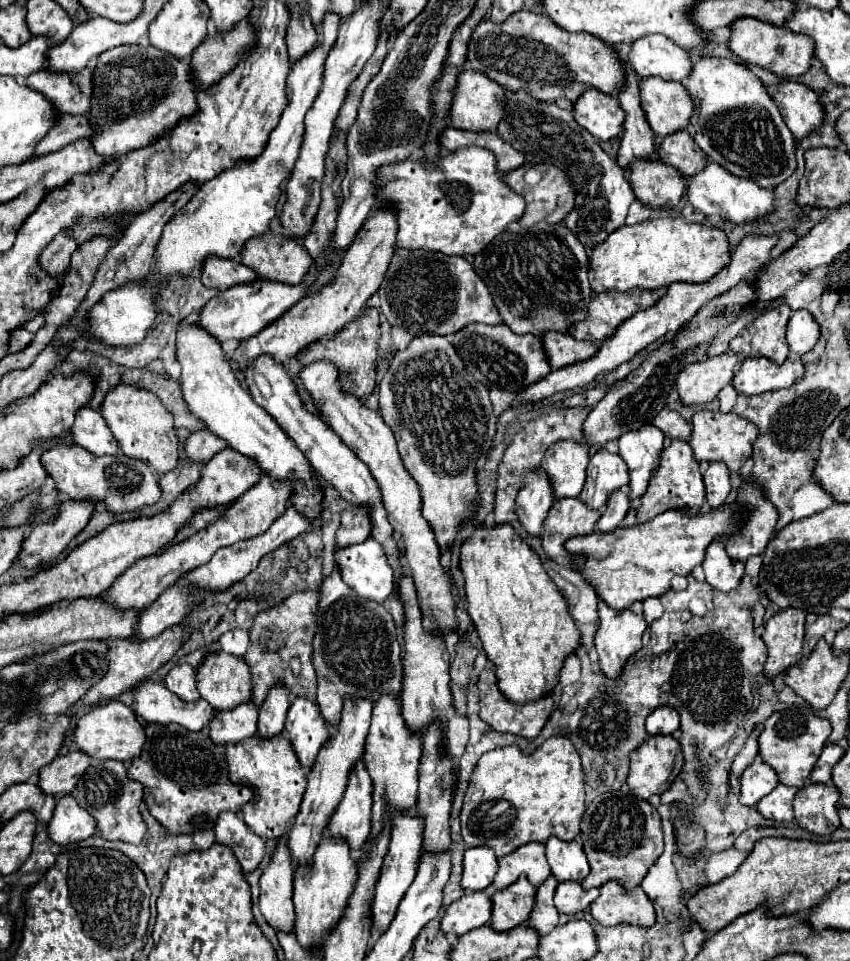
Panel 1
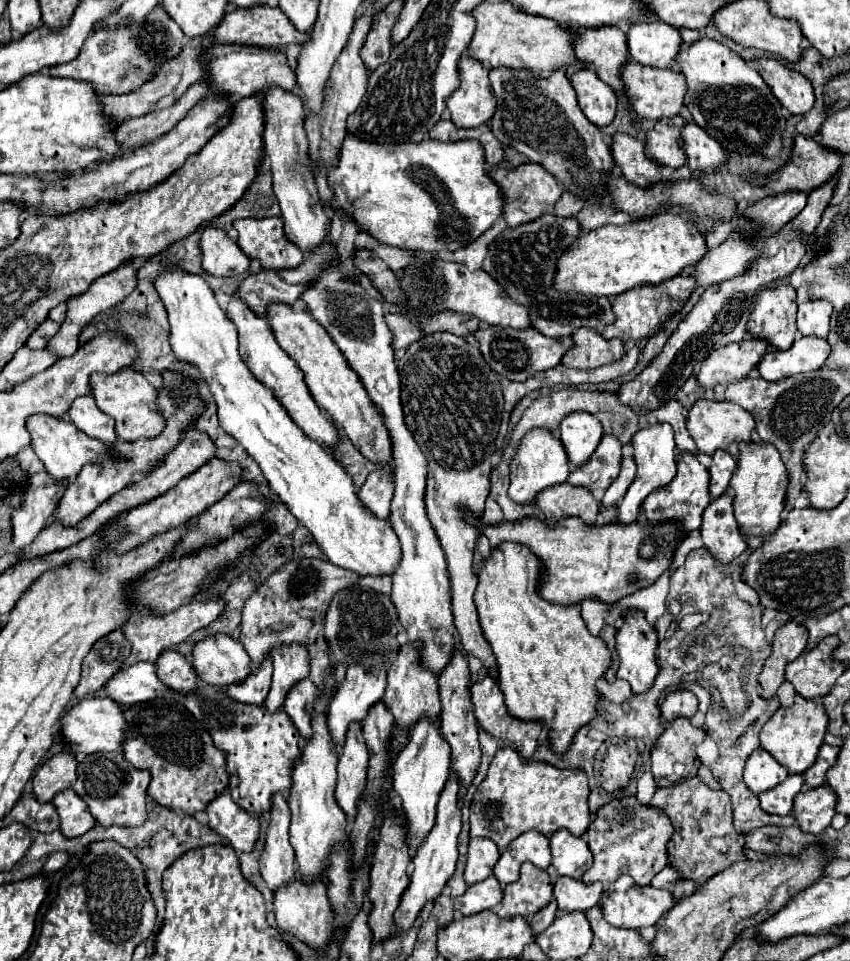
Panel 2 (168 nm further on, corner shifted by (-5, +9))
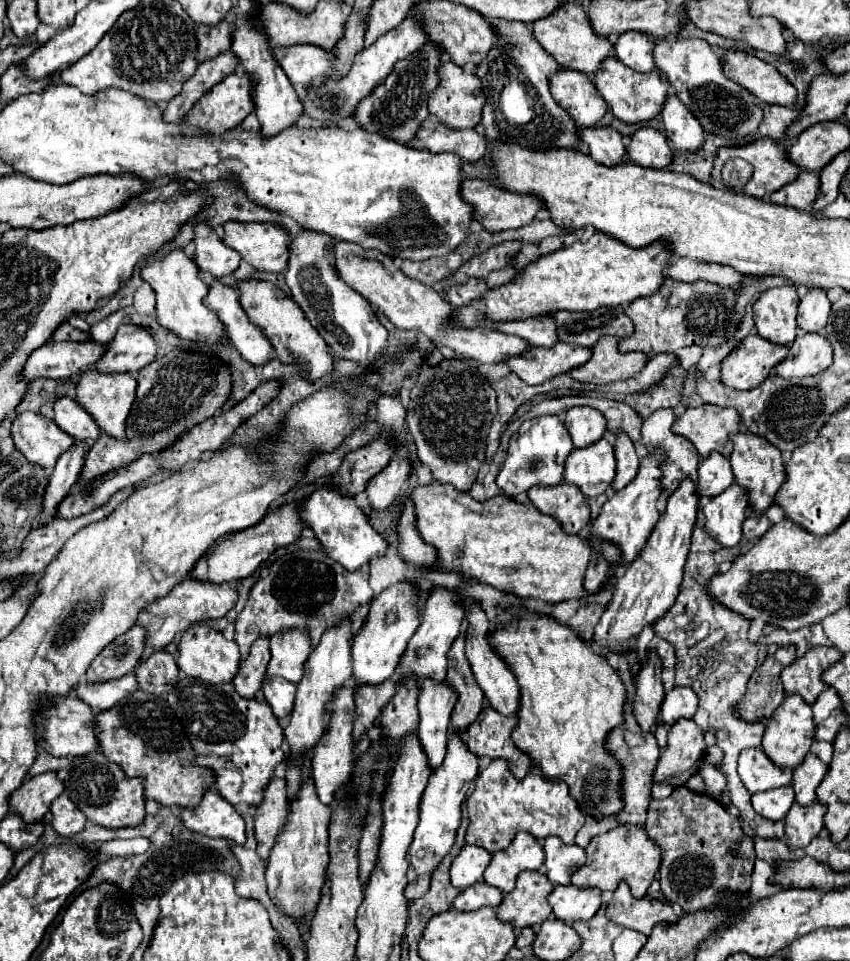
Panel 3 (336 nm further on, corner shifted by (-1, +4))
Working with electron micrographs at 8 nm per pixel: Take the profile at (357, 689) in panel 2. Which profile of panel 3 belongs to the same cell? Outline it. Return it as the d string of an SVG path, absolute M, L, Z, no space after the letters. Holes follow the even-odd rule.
M399 581L373 597L367 621L353 639L353 681L357 685L377 685L393 675L399 665L399 655L403 655L411 635L419 627L415 599L419 599L419 591L415 591L415 583L411 581Z

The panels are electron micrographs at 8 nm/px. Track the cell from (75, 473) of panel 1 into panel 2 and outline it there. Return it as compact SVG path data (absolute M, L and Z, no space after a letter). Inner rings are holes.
M35 414L27 422L27 430L31 434L31 440L33 440L31 446L33 446L35 454L45 464L47 472L57 480L73 480L81 472L81 468L89 462L101 462L101 460L121 462L123 460L119 456L113 456L113 450L107 444L103 444L101 440L89 438L75 424L59 420L59 418L51 418L51 416L45 416L45 414Z

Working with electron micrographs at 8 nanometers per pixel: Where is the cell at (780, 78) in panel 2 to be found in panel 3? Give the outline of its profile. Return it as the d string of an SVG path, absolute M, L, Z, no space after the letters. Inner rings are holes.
M727 49L721 55L723 71L729 79L743 85L751 95L755 95L761 103L771 105L795 105L797 91L795 87L767 61L757 59L753 53Z

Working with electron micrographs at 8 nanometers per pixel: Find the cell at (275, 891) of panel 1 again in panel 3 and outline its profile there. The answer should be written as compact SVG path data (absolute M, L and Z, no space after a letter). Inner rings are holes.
M271 777L271 783L263 791L263 803L259 803L255 811L257 853L265 861L287 817L287 791L283 791L283 787L287 787L283 777Z

